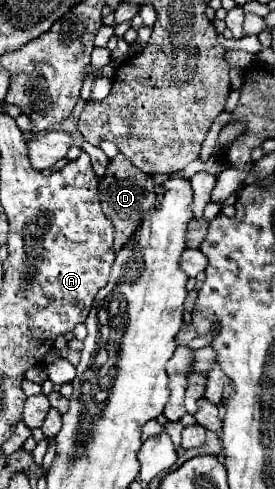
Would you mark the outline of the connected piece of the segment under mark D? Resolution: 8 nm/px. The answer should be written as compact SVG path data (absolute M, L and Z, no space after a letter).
M122 153L114 161L110 161L108 173L100 181L98 197L100 197L104 213L112 219L114 229L116 229L114 249L122 249L124 247L124 241L128 241L128 237L136 231L136 225L140 225L140 217L148 209L154 209L156 201L158 201L156 193L154 193L154 181L152 181L152 177L146 175L146 173L142 173L140 169L136 169Z

